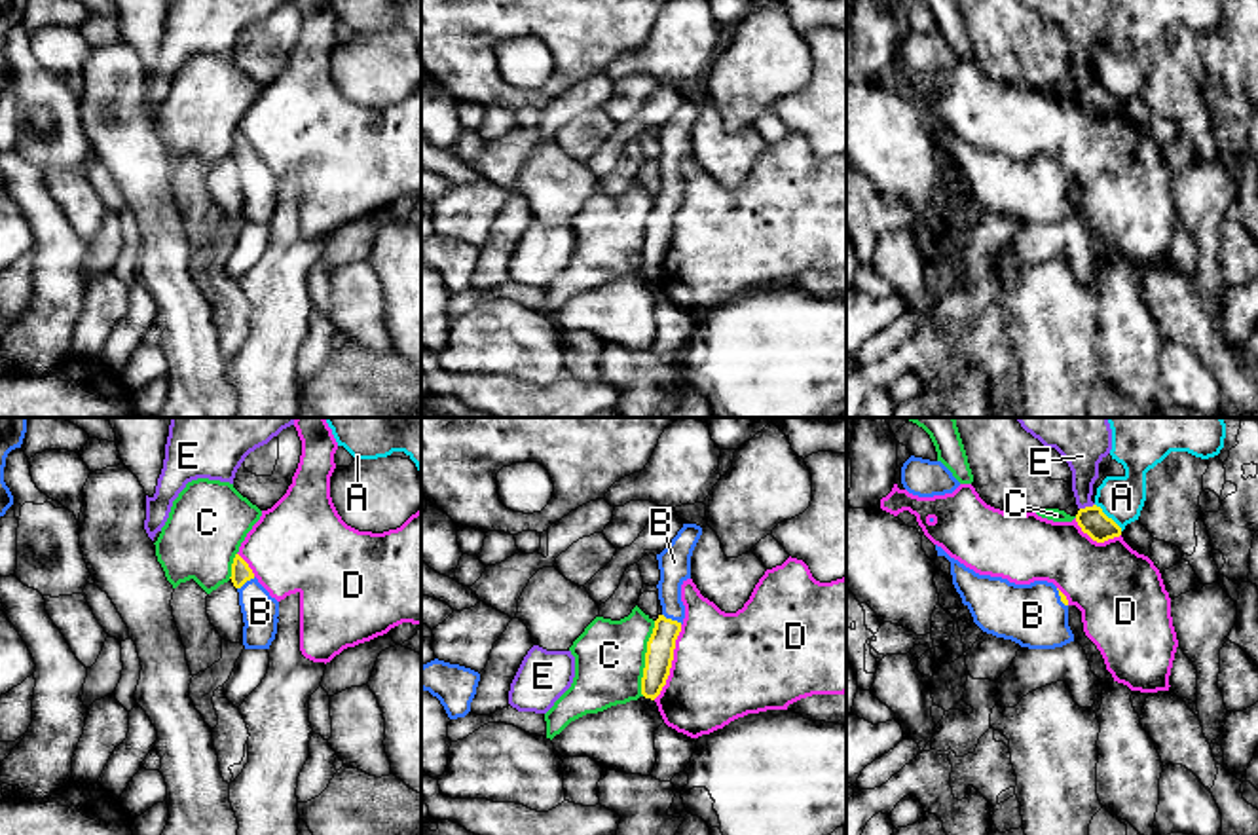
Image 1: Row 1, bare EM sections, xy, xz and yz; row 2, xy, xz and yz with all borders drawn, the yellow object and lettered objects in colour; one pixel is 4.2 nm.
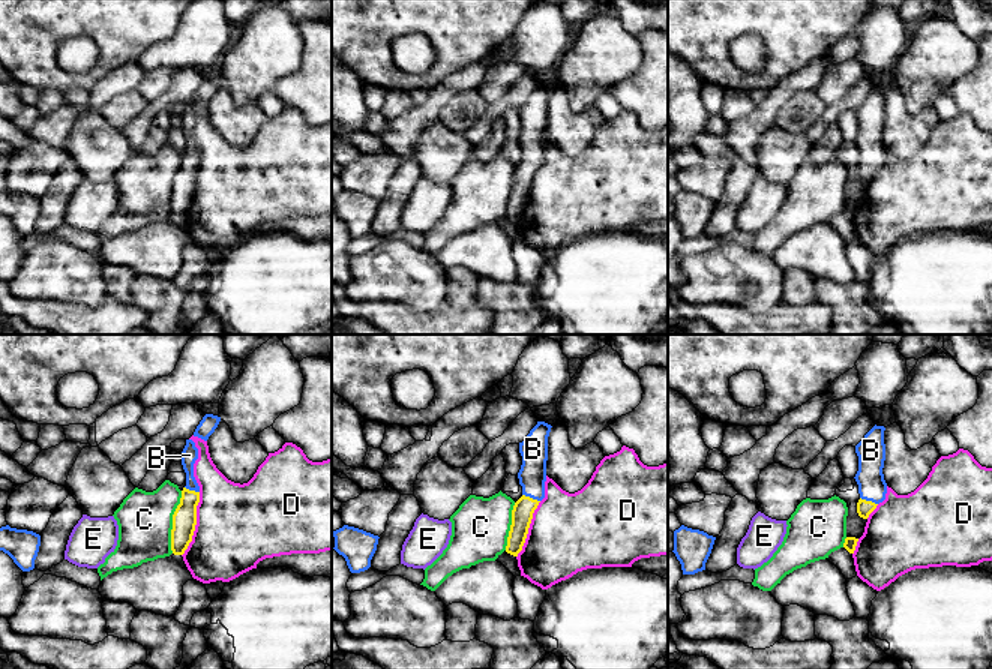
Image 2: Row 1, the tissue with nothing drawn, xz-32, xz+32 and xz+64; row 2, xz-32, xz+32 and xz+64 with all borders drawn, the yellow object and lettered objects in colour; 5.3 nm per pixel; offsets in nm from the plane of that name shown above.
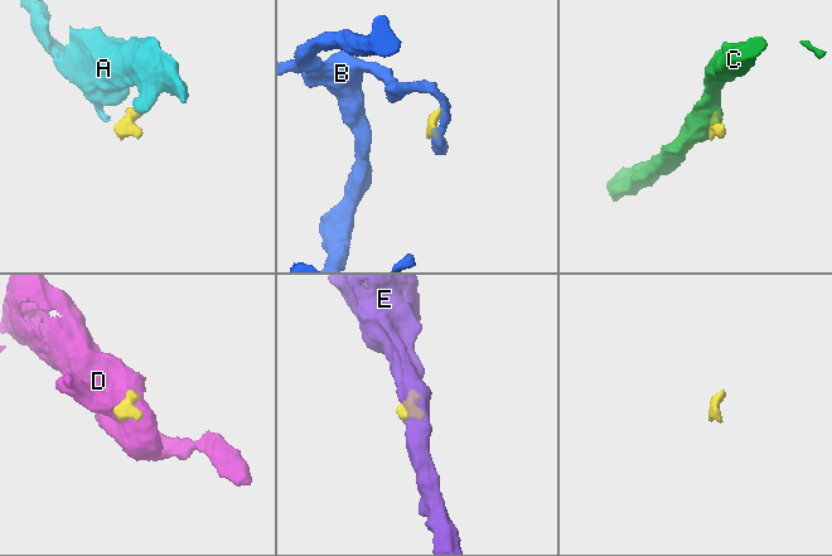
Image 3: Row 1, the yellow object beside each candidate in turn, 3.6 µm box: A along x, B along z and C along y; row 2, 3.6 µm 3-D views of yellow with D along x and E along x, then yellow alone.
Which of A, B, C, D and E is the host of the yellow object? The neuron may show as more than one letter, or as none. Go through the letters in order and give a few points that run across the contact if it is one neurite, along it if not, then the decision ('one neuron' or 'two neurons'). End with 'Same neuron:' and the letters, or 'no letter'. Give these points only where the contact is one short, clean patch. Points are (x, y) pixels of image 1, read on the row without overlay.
A: yz (1095, 78), (1122, 105) | two neurons
B: xz (661, 221), (670, 194), (674, 137) | one neuron
C: xz (655, 196), (646, 224), (642, 270) | two neurons
D: two neurons
E: yz (1093, 78), (1080, 84) | two neurons
Same neuron: B

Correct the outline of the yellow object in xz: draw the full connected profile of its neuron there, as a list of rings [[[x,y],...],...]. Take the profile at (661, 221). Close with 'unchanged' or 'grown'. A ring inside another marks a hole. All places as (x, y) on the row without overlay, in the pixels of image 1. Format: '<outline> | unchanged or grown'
[[[683,99],[672,118],[657,129],[660,156],[658,175],[662,188],[655,195],[653,209],[647,216],[645,243],[641,252],[641,269],[655,275],[670,250],[675,214],[685,194],[681,176],[681,159],[691,154],[691,131],[702,110],[696,99]]] | grown

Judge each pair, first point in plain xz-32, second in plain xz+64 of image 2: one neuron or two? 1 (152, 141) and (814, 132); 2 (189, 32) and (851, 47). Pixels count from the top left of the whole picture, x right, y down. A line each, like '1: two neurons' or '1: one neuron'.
1: two neurons
2: two neurons

